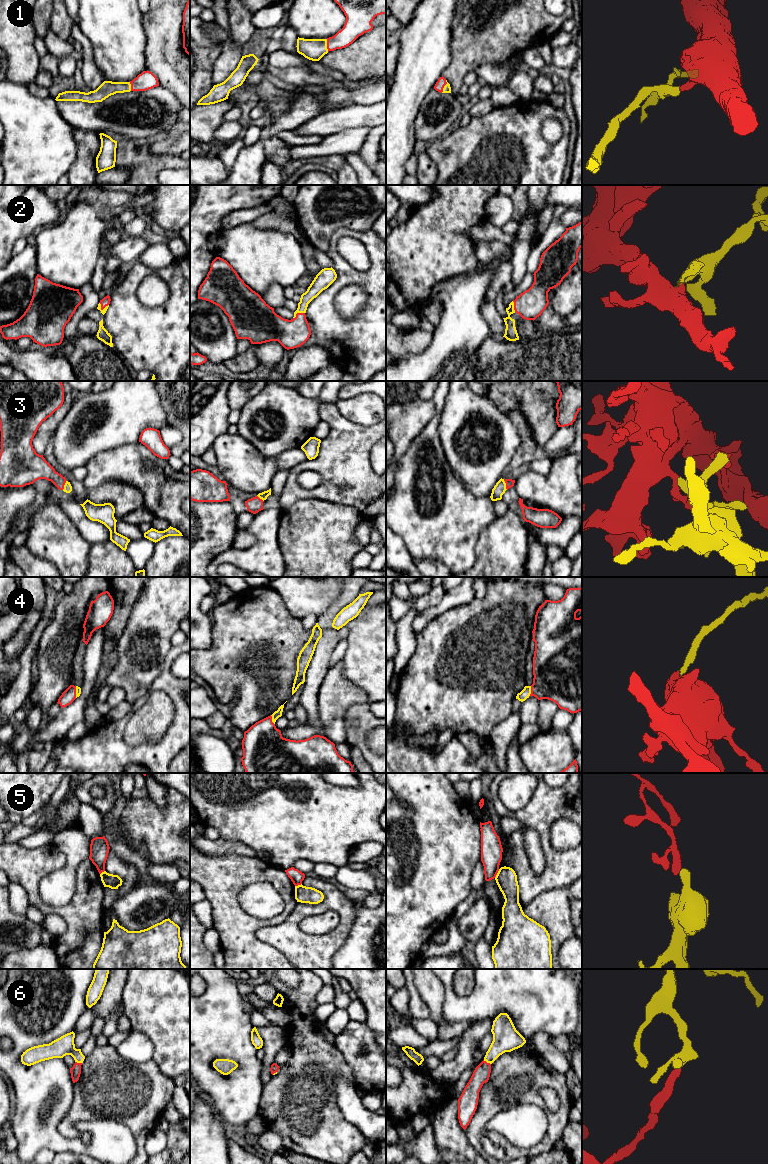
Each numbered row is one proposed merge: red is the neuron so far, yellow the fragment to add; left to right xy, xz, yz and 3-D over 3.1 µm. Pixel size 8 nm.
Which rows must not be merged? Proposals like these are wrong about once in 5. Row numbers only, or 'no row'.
5

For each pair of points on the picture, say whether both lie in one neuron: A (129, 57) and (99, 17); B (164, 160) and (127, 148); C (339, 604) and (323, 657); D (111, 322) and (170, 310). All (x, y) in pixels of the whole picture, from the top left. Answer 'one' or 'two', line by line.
A: one
B: one
C: one
D: one

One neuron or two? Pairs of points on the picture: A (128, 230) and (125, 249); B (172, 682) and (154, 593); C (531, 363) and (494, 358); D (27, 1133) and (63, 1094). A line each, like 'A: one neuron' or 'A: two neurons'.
A: two neurons
B: two neurons
C: one neuron
D: one neuron

